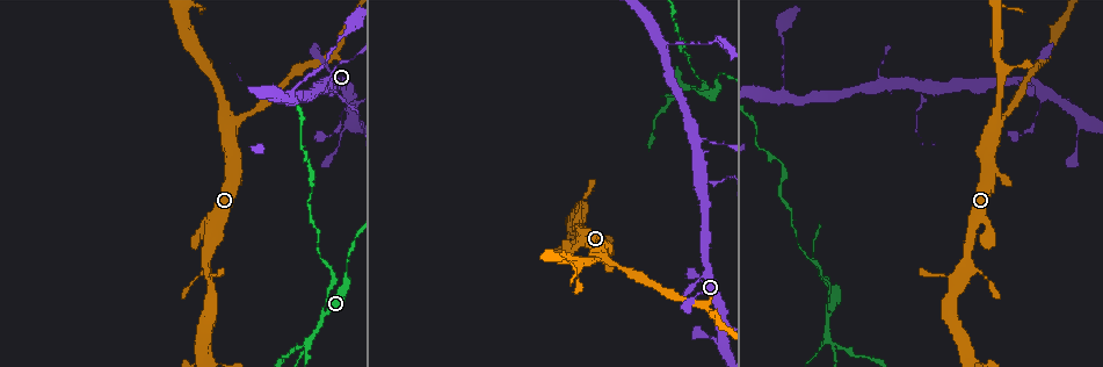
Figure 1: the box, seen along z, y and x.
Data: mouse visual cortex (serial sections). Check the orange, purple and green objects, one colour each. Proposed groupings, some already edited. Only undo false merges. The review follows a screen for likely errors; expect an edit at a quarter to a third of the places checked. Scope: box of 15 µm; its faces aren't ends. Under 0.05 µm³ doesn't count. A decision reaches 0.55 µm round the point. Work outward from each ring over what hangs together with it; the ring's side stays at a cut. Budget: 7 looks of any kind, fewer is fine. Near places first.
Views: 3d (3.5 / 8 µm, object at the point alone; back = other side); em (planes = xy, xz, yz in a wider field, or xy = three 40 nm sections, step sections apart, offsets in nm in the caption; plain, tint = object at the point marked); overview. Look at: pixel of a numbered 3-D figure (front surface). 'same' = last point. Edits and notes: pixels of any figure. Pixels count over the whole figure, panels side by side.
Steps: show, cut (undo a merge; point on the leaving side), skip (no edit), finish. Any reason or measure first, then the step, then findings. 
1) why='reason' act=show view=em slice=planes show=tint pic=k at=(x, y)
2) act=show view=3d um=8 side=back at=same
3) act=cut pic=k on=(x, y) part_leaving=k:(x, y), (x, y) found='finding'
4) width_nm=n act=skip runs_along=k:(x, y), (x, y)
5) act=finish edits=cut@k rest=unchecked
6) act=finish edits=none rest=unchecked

why='branch point' act=show view=3d um=3.5 pic=1 at=(997, 121)

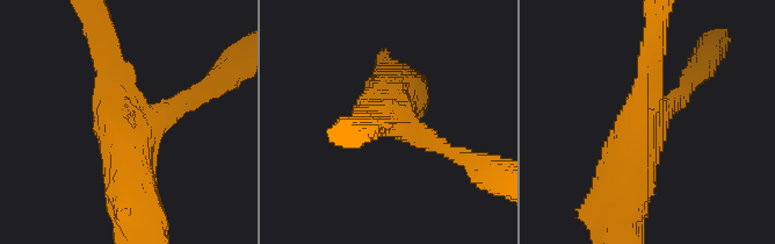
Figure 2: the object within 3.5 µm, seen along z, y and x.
why='need the tissue' act=show view=em slice=xy step=1 show=tint pic=2 at=(126, 116)

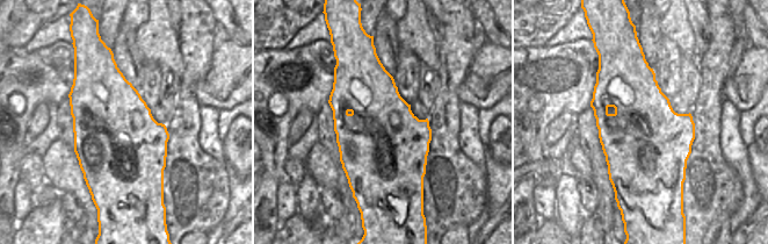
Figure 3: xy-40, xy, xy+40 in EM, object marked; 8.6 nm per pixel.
act=skip runs_along=2:(140, 202), (113, 63) found='continuous, no second cell'

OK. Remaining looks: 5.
why='three arms meet' act=show view=3d um=8 pic=1 at=(881, 85)

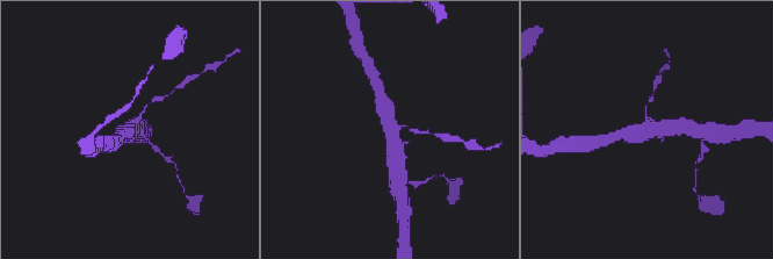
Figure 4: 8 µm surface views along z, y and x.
why='now the EM' act=show view=em slice=xy step=1 show=tint pic=4 at=(650, 128)

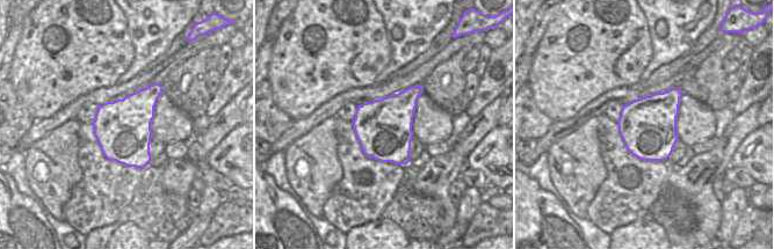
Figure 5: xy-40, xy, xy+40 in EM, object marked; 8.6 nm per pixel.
arms=3 arm_widths_nm=100,450,500 act=skip runs_along=4:(397, 162), (389, 117), (381, 99) found='continuous, no second cell'

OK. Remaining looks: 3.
why='branch point' act=show view=3d um=8 side=back pic=1 at=(314, 334)

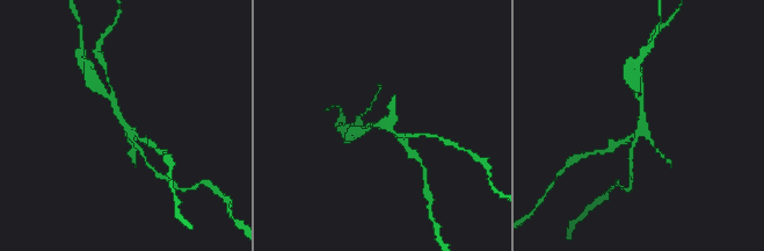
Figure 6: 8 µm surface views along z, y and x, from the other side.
act=show view=em slice=xy step=5 show=tint pic=6 at=(122, 120)

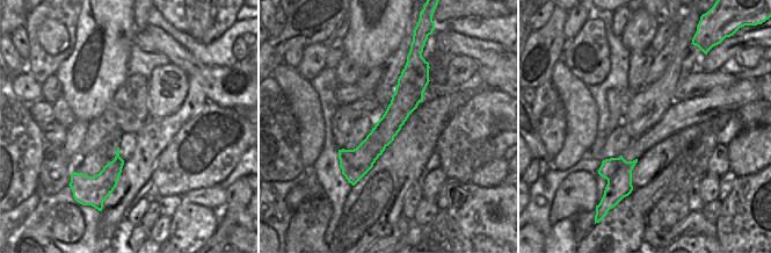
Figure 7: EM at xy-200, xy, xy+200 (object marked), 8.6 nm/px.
act=cut pic=6 on=(615, 144) part_leaving=6:(114, 97), (99, 51) found='a second cell is stuck on'

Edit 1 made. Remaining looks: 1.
act=finish edits=cut@6 rest=unchecked

